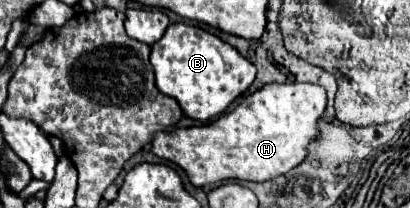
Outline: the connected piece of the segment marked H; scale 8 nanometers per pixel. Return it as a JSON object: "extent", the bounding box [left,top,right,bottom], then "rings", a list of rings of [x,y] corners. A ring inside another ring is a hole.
{"extent":[151,84,325,186],"rings":[[[267,84],[215,122],[157,132],[151,150],[155,156],[179,164],[193,186],[219,184],[233,178],[265,182],[287,174],[303,162],[307,144],[317,136],[317,120],[325,106],[325,88],[317,84]]]}

